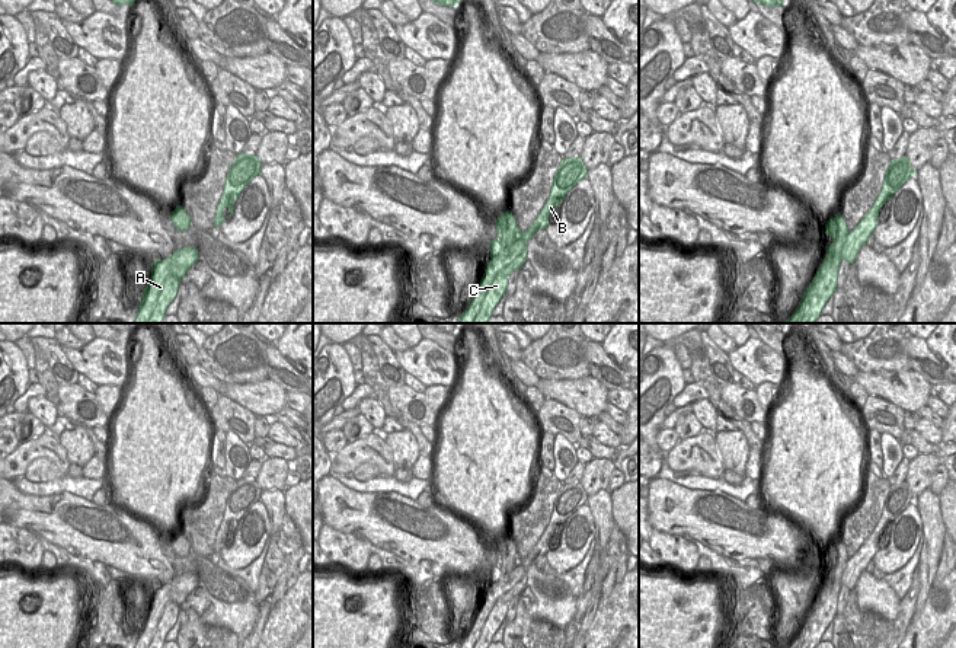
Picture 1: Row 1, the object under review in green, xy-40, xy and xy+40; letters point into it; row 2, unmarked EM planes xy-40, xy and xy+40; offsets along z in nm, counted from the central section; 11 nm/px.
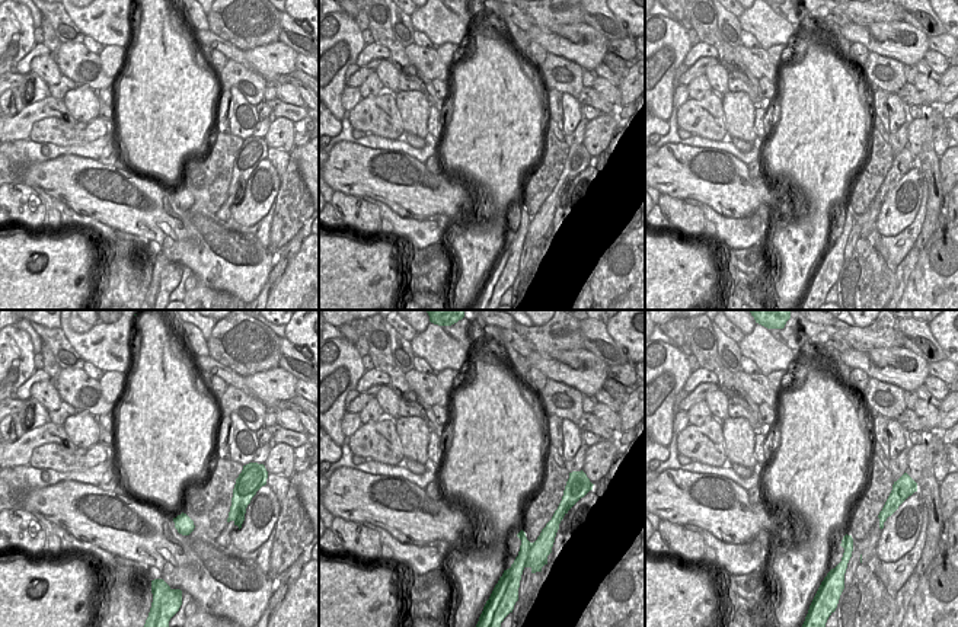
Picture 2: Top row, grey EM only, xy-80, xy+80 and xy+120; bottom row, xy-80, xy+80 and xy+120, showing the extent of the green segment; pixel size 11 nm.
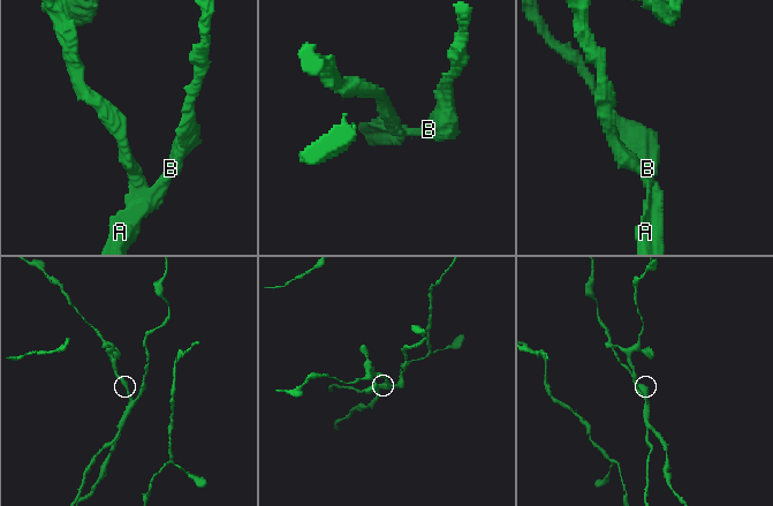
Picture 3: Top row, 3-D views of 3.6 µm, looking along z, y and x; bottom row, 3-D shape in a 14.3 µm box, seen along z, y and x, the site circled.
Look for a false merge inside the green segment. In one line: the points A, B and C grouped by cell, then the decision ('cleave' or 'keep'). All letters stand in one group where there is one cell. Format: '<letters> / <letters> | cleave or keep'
A B / C | cleave

